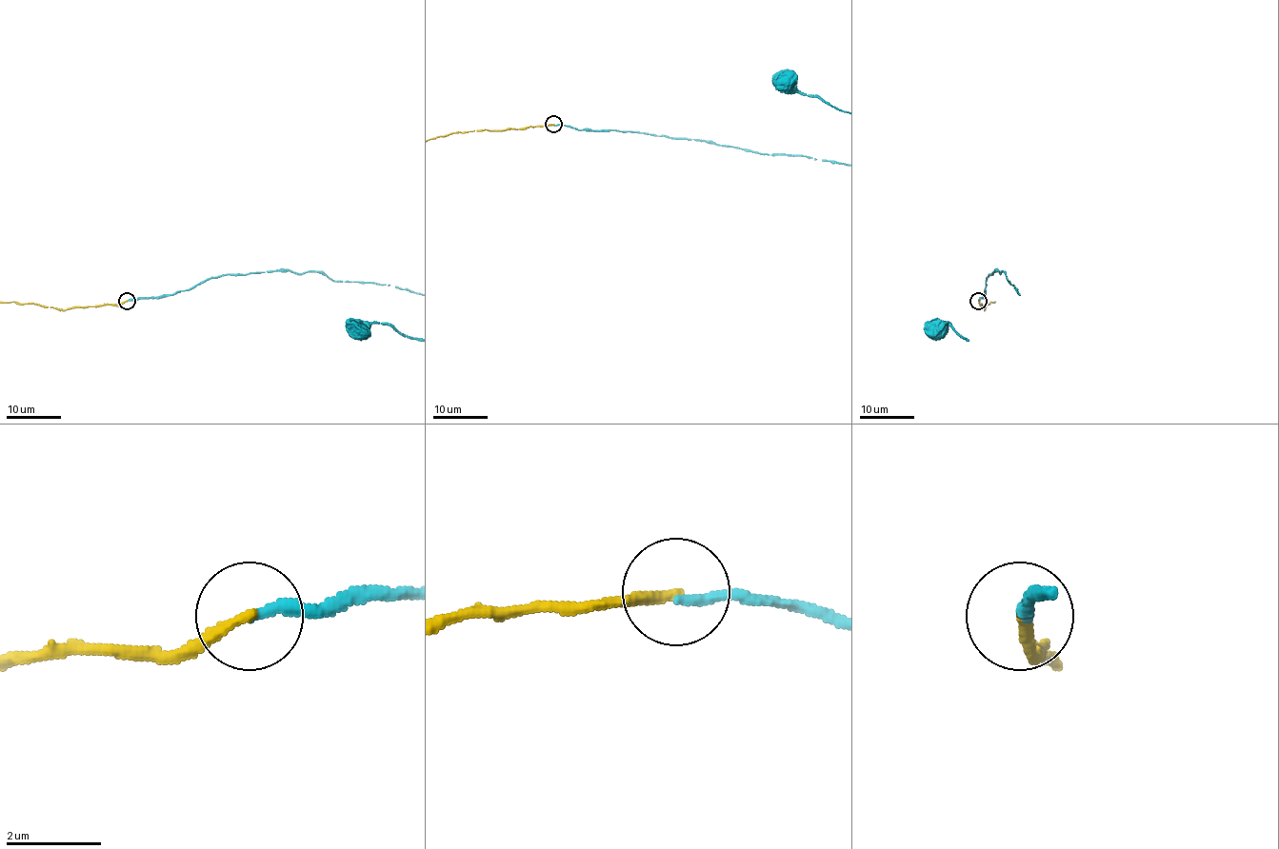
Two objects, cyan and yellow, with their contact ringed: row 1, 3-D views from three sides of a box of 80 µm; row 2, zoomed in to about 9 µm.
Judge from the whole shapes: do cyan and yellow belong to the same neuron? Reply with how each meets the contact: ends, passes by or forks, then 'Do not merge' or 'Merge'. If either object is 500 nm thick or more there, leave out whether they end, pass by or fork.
At the ring cyan ends. At the ring yellow ends. Do not merge

